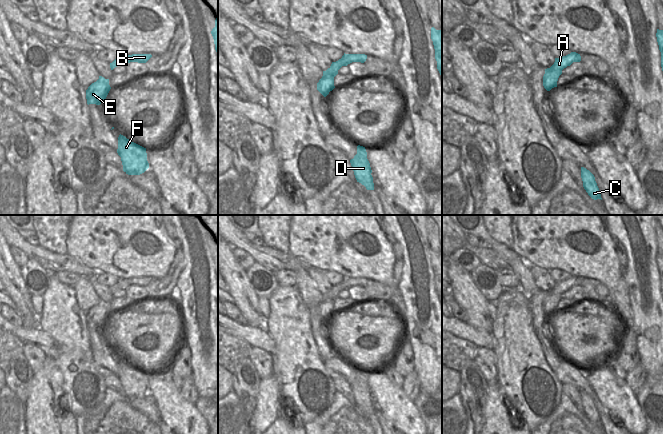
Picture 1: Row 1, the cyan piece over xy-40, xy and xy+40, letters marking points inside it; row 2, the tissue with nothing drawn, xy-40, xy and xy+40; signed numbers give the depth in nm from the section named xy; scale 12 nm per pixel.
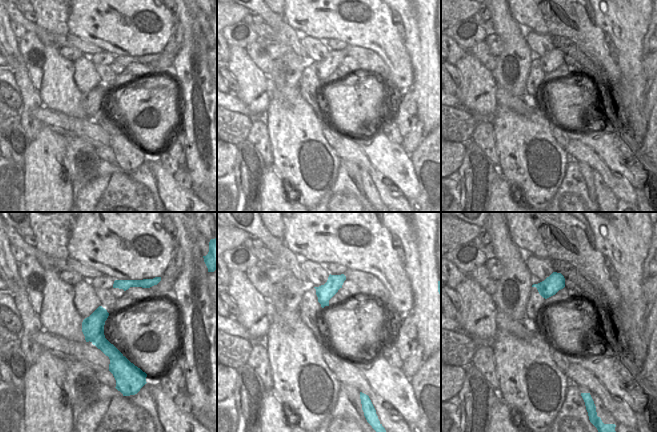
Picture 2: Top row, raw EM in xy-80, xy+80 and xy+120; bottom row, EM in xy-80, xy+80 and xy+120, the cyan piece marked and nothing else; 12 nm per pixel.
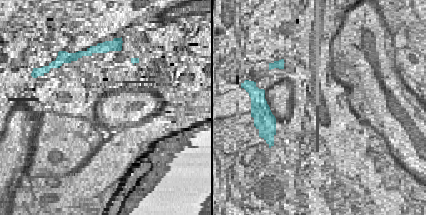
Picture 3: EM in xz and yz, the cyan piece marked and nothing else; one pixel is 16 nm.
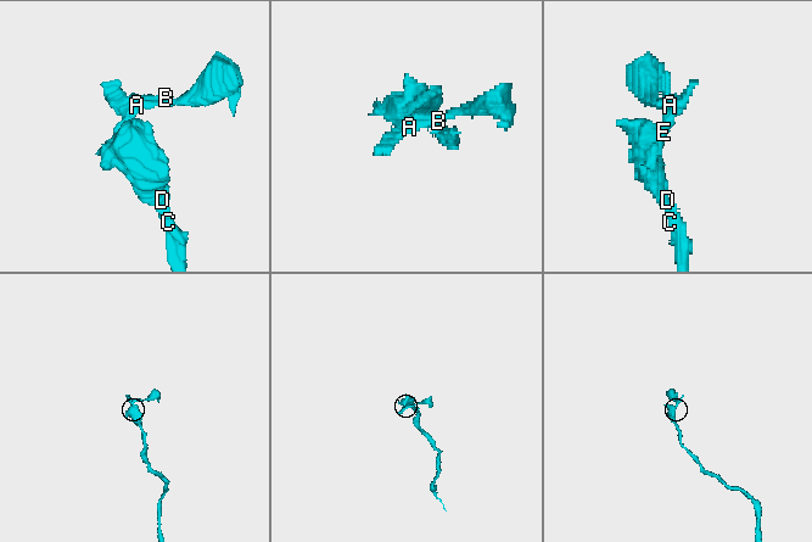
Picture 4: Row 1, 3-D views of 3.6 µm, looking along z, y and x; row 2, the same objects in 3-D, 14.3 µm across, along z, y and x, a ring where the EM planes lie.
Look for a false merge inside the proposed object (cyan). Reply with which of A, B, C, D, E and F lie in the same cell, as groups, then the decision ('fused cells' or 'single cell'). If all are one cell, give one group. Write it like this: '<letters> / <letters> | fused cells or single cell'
A B C D E F | single cell

